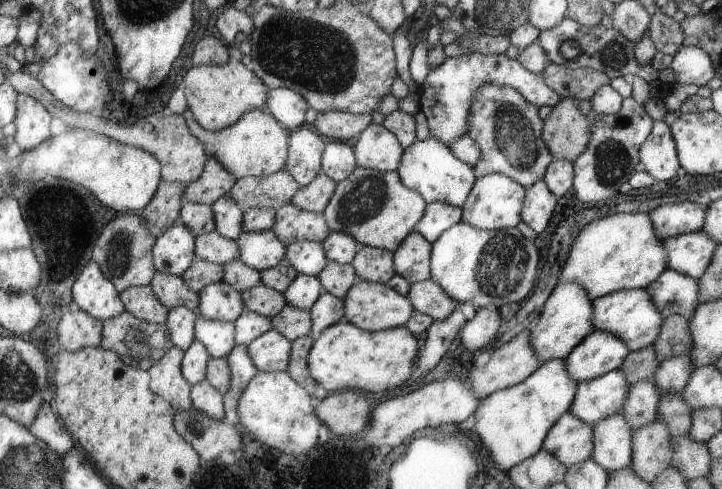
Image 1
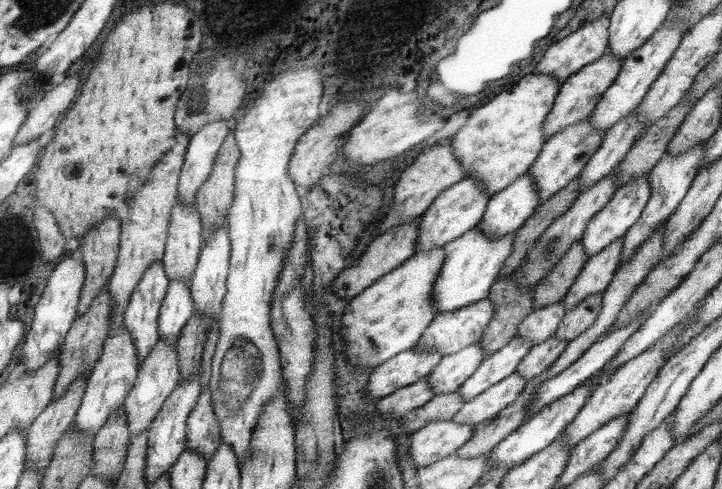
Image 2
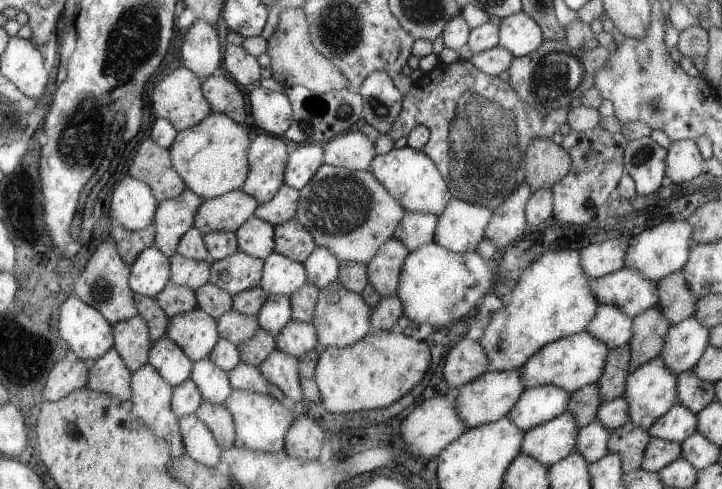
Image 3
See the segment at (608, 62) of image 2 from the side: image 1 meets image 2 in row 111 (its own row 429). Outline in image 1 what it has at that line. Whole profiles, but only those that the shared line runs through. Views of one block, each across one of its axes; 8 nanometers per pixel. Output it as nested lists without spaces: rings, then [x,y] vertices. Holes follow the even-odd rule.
[[[570,411],[552,426],[543,444],[548,454],[555,455],[567,467],[590,459],[594,448],[594,427]]]

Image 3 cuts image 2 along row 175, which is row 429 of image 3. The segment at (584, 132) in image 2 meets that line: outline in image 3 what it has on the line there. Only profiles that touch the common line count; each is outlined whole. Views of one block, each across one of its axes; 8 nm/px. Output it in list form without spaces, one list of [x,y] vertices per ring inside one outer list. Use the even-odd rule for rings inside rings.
[[[570,412],[528,430],[523,438],[522,452],[544,466],[552,466],[575,452],[579,428]]]

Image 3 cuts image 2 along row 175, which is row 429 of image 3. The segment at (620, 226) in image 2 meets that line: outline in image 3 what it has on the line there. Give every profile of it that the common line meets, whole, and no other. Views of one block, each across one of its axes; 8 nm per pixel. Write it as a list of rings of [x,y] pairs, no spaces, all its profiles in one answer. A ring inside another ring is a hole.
[[[660,355],[628,374],[626,390],[622,392],[622,398],[627,399],[631,405],[630,415],[634,426],[638,426],[642,430],[650,429],[663,414],[666,414],[677,403],[678,378],[676,376],[677,374],[674,374],[672,370],[668,370],[668,366],[664,364]]]

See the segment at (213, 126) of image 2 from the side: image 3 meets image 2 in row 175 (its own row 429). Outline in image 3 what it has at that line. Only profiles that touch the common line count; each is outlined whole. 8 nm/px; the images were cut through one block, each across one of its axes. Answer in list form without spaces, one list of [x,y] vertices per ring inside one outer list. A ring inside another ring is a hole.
[[[195,414],[179,417],[186,456],[196,459],[202,466],[221,468],[223,450],[212,436],[210,428]]]

